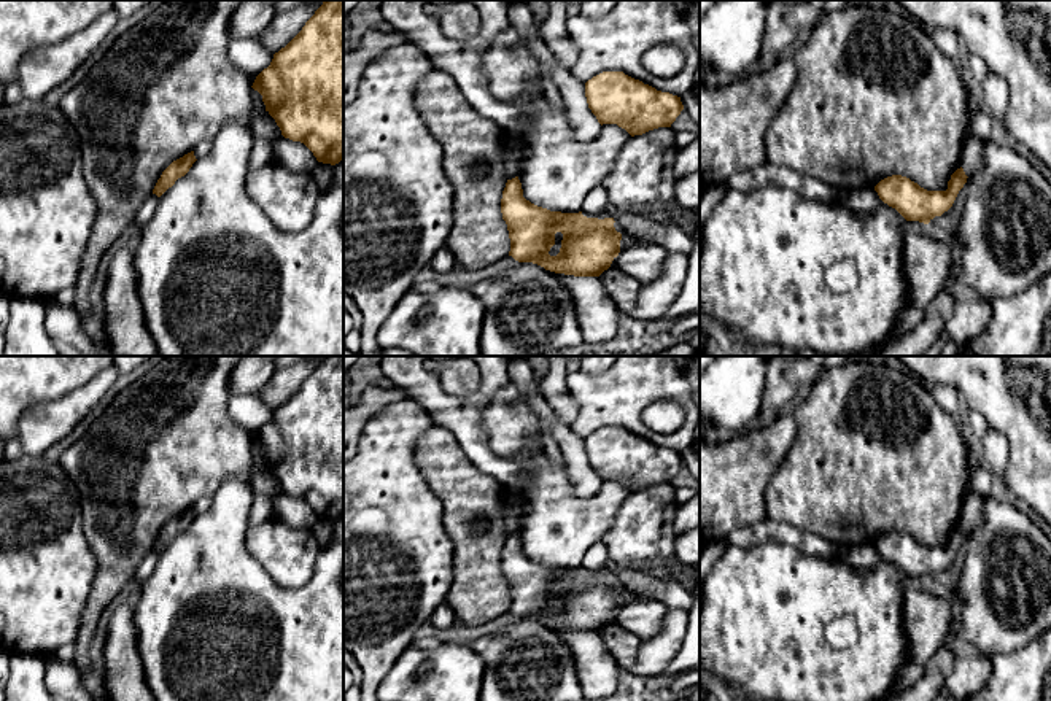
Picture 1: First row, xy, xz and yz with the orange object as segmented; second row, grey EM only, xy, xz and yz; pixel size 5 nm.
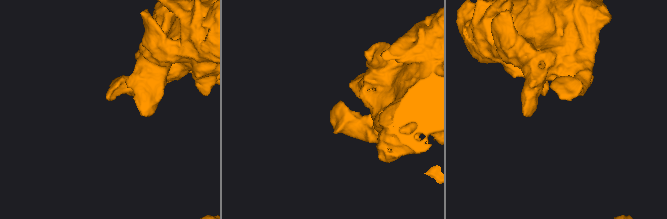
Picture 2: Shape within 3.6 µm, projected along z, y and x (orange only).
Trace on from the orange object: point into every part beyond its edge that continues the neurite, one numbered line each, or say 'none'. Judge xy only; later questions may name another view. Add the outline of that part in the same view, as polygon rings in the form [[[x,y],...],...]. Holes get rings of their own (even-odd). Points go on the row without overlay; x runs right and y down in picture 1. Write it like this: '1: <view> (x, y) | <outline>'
none

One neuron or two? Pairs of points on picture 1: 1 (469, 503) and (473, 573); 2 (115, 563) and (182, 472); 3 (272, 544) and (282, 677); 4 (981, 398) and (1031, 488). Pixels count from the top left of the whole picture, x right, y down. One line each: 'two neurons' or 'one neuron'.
1: one neuron
2: one neuron
3: two neurons
4: one neuron

